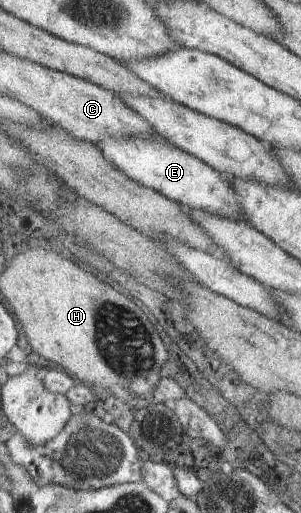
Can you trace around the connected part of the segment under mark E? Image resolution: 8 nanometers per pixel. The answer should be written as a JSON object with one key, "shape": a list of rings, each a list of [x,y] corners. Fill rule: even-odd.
{"shape":[[[137,137],[129,139],[103,139],[97,146],[103,155],[129,177],[142,186],[155,189],[183,206],[195,211],[207,211],[221,219],[233,219],[239,223],[248,223],[241,199],[228,176],[217,171],[202,159],[187,153],[181,147],[164,141],[145,141]]]}

